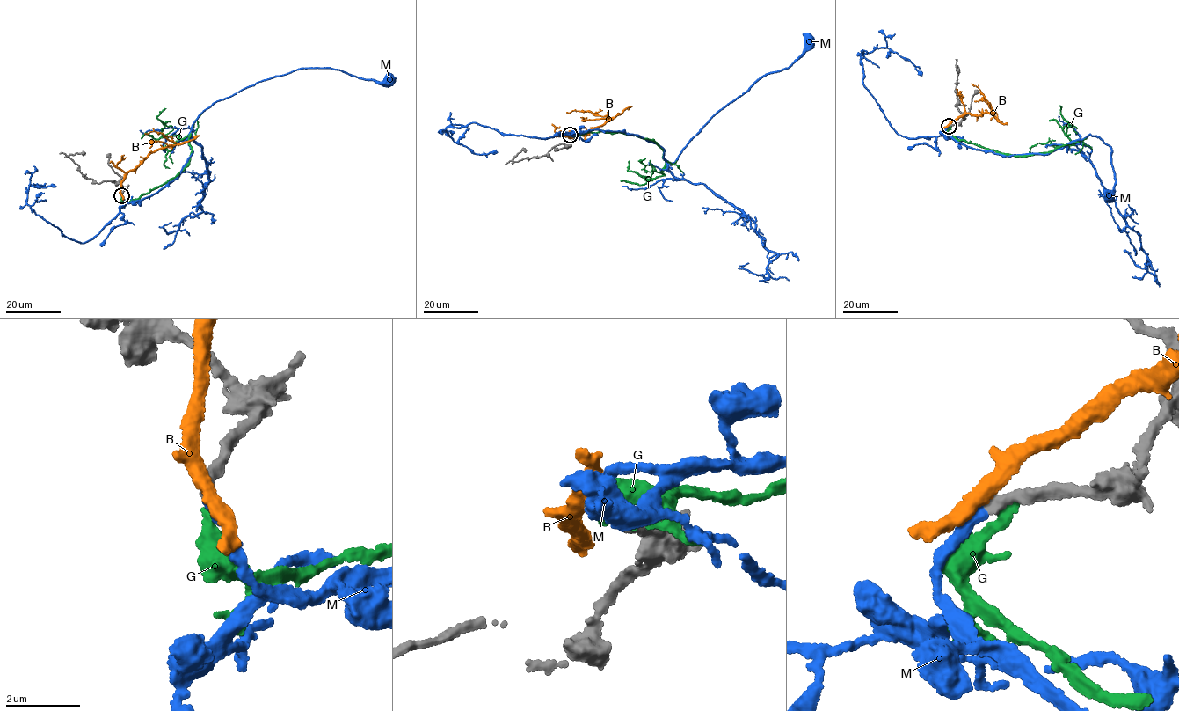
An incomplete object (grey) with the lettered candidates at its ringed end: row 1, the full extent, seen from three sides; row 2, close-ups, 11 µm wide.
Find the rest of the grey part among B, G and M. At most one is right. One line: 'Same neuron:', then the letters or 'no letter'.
Same neuron: M

